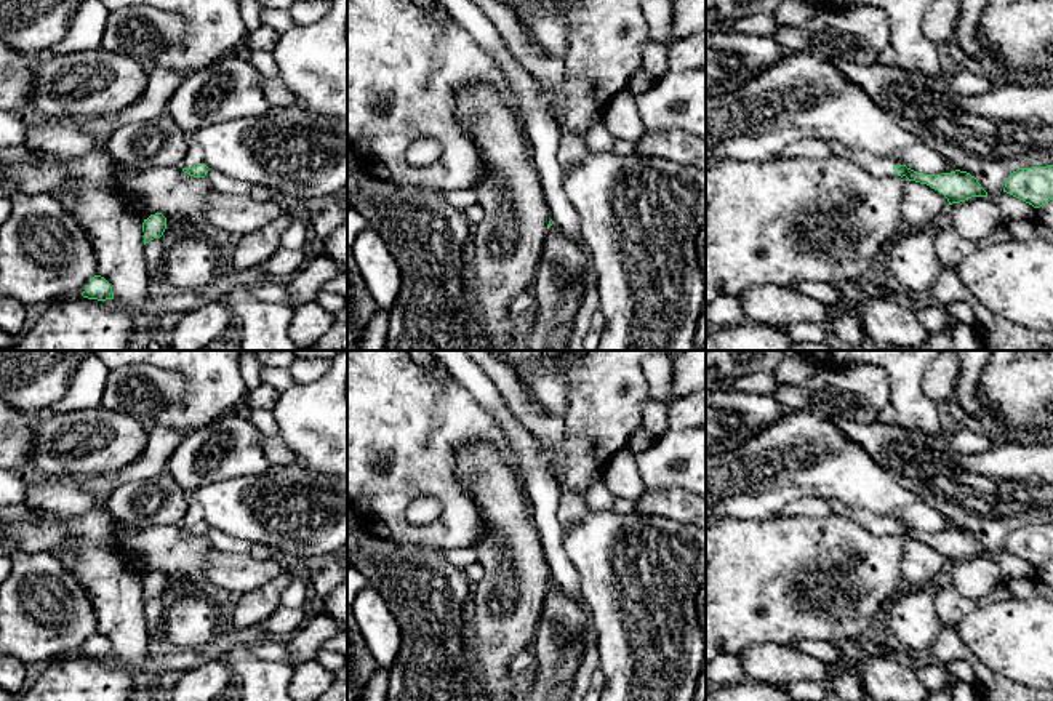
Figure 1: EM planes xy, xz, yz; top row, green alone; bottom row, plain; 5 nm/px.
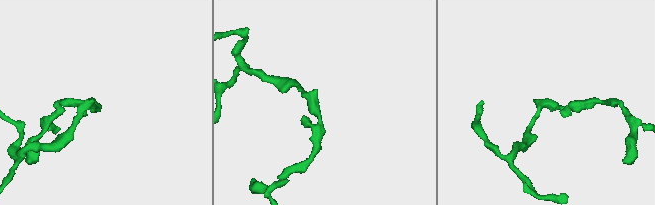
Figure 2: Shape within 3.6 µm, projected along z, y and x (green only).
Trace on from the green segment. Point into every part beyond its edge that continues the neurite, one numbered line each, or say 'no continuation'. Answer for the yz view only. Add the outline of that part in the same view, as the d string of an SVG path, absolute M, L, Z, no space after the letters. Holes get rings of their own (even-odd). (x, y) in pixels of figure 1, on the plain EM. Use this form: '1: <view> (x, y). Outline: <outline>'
1: yz (879, 525). Outline: M827 498L826 503L829 504L834 514L839 514L839 515L843 515L847 519L858 522L859 525L863 525L874 535L885 536L885 535L896 533L888 517L879 517L864 509L848 506L837 498Z

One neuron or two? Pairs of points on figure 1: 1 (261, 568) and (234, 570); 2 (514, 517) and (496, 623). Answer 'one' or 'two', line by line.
1: one
2: one

